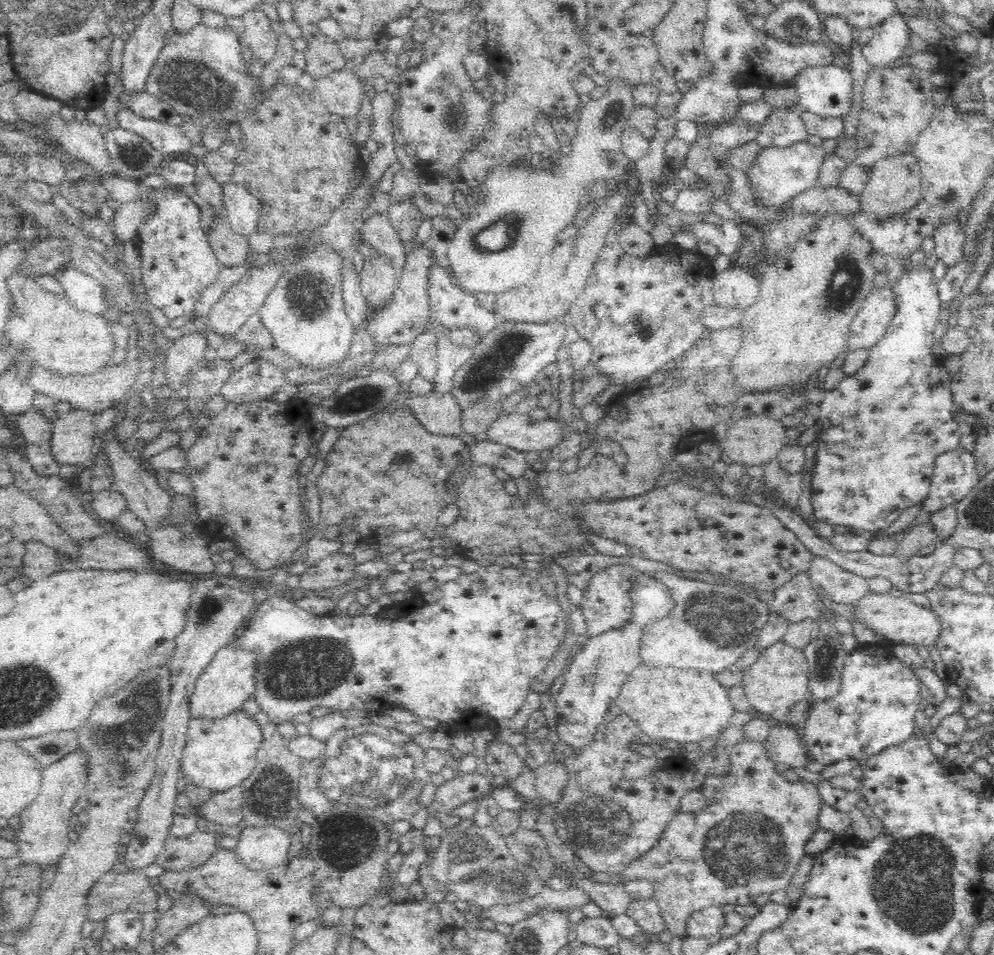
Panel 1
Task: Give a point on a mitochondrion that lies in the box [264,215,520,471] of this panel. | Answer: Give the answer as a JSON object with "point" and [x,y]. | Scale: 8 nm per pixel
{"point":[309,295]}

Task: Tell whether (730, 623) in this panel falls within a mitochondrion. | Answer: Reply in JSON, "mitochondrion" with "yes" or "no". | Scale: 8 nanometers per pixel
{"mitochondrion":"yes"}

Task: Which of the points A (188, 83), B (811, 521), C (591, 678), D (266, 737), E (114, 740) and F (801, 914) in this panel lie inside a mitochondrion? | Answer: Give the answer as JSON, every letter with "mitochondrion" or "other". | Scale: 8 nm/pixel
{"A":"mitochondrion","B":"other","C":"mitochondrion","D":"other","E":"mitochondrion","F":"other"}

